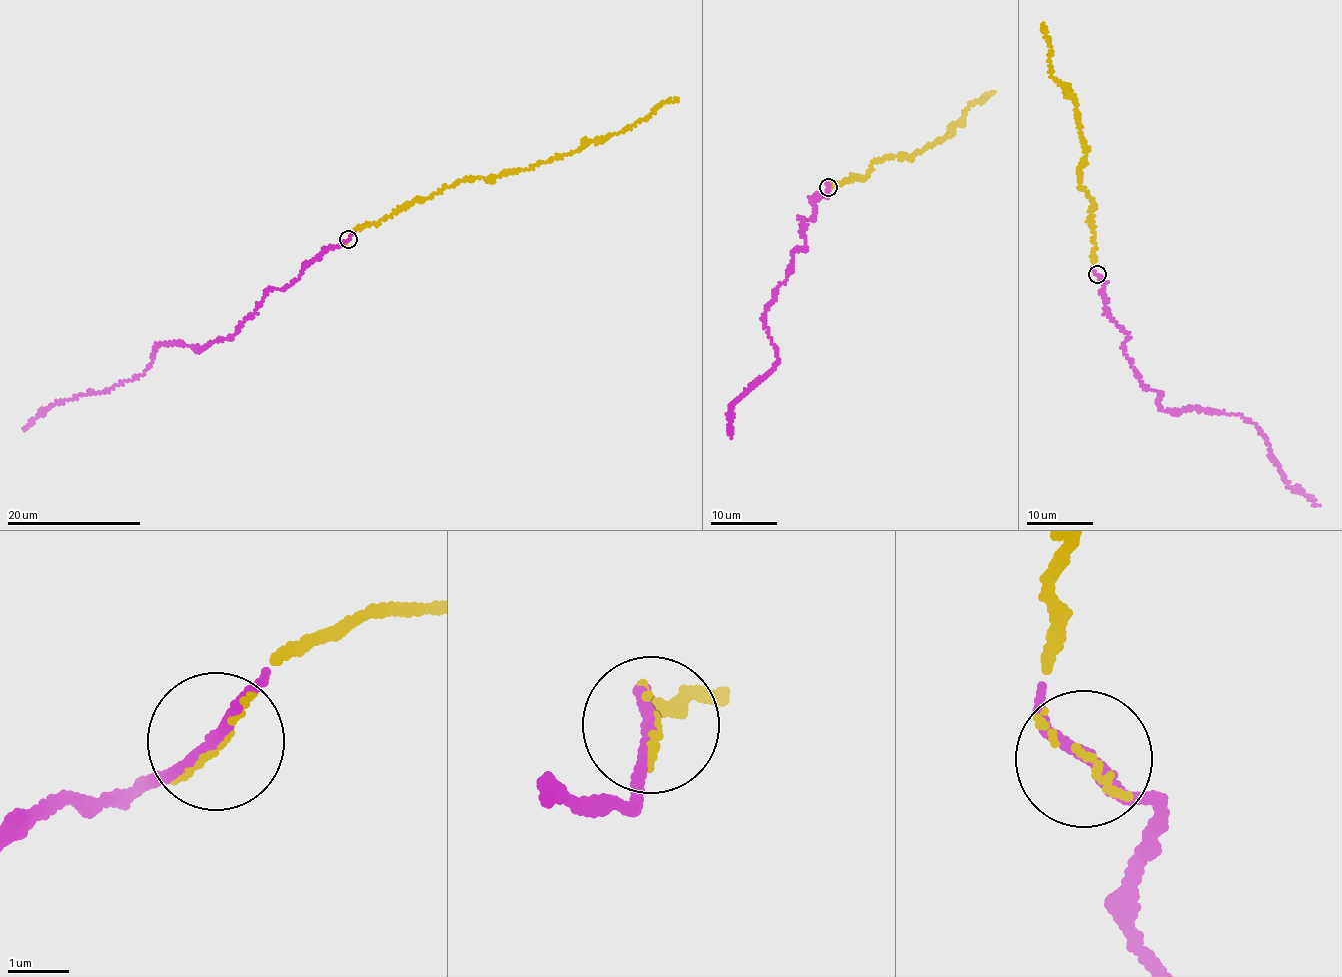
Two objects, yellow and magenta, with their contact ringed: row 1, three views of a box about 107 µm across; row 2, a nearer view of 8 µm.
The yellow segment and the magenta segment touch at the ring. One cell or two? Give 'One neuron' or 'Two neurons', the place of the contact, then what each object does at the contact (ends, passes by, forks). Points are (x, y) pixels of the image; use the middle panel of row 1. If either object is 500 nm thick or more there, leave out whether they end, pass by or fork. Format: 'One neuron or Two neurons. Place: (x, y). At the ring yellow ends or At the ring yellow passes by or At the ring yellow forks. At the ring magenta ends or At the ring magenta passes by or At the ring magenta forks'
One neuron. Place: (828, 187). At the ring yellow ends. At the ring magenta passes by

